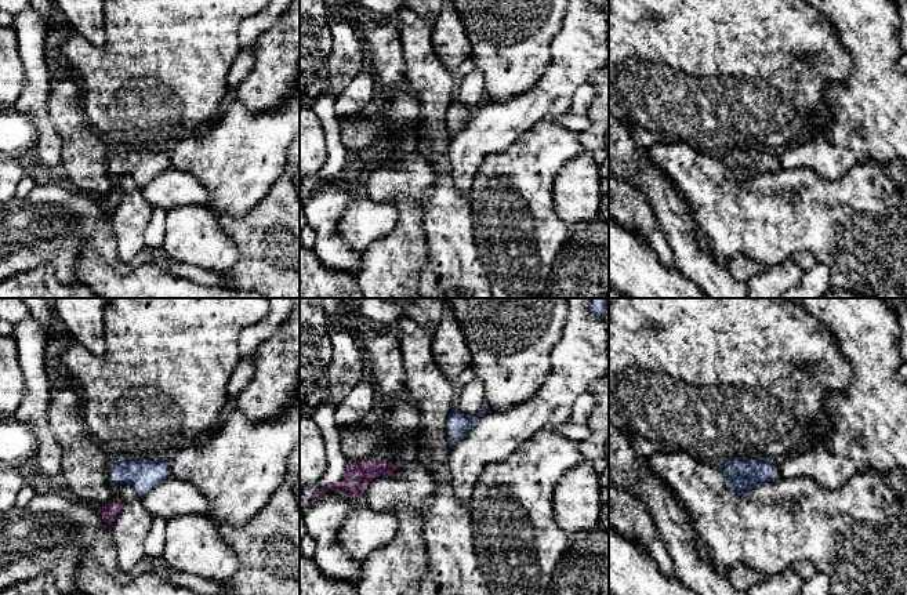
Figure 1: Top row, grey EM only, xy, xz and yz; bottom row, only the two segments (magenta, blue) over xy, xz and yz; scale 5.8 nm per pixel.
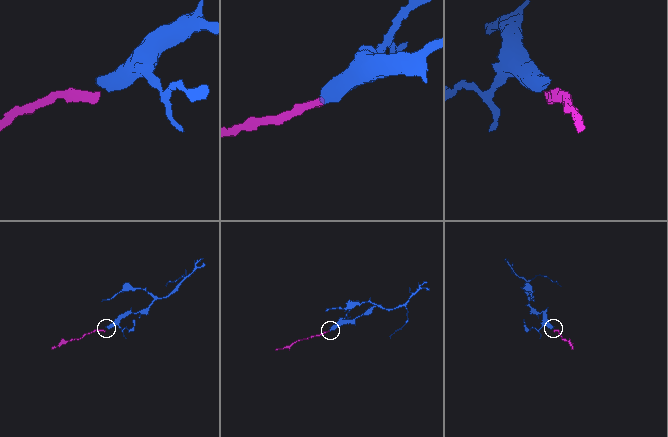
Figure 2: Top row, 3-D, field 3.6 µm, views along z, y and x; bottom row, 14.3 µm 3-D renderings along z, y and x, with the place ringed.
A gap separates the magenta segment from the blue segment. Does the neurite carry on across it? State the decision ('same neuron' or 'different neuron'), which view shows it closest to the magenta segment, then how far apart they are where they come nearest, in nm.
same neuron; view xy; gap 90 nm

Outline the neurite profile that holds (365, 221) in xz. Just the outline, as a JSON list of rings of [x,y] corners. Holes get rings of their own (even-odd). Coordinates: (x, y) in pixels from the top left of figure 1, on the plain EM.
[[[358,189],[337,224],[337,232],[347,247],[362,254],[370,244],[391,235],[398,218],[399,211],[392,203],[374,202]]]

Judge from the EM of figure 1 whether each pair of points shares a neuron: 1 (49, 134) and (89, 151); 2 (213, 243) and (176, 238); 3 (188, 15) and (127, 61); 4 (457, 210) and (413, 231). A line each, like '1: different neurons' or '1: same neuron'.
1: different neurons
2: same neuron
3: same neuron
4: different neurons

